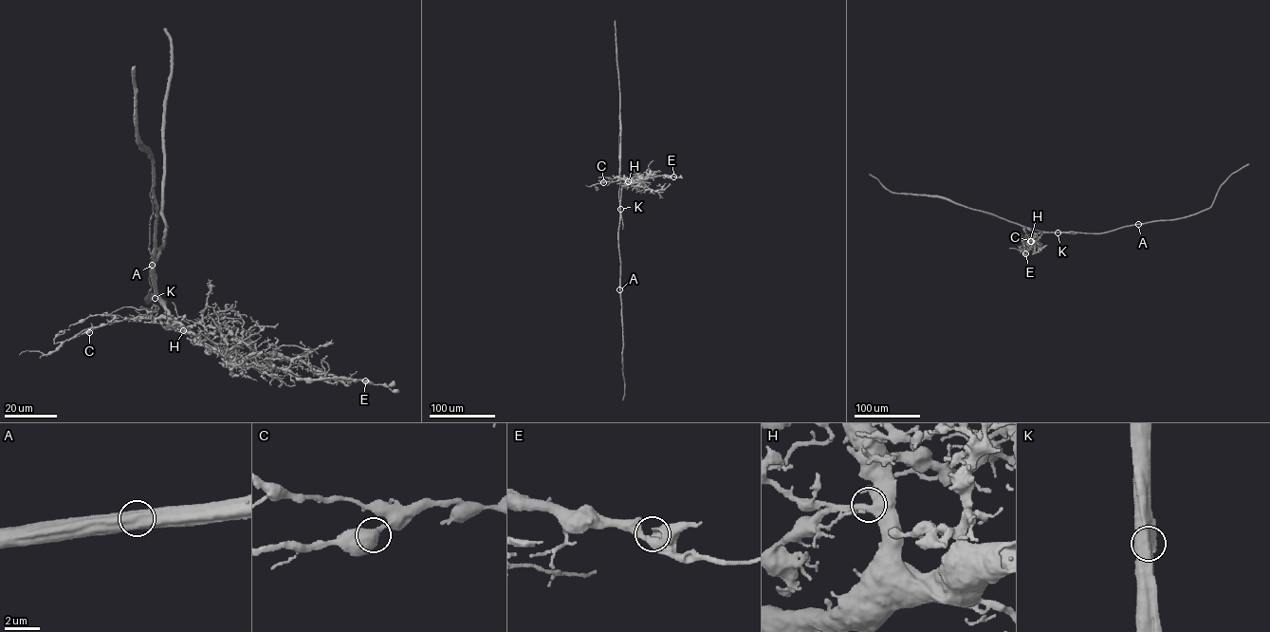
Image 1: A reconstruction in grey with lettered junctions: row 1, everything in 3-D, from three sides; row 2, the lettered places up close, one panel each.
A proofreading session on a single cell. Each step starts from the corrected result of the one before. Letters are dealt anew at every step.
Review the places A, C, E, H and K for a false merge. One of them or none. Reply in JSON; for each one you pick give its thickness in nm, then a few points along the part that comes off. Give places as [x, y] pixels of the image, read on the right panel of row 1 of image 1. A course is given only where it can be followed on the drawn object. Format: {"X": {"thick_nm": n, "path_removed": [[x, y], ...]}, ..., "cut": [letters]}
{"K": {"thick_nm": 600, "path_removed": [[1058, 232], [1032, 229], [943, 196], [892, 192], [870, 174]]}, "cut": ["K"]}

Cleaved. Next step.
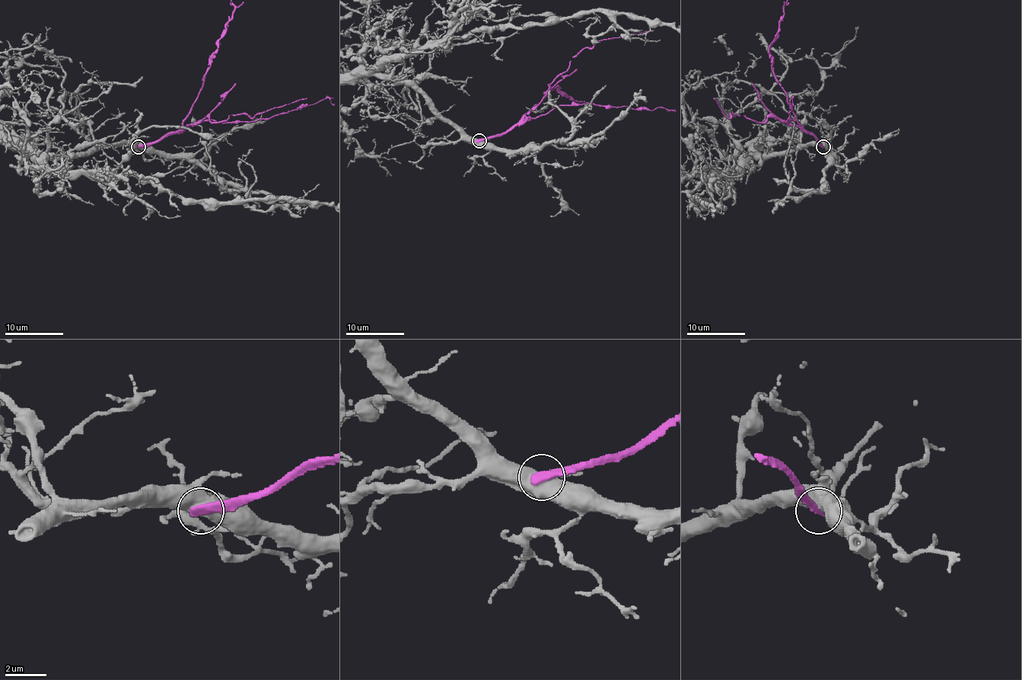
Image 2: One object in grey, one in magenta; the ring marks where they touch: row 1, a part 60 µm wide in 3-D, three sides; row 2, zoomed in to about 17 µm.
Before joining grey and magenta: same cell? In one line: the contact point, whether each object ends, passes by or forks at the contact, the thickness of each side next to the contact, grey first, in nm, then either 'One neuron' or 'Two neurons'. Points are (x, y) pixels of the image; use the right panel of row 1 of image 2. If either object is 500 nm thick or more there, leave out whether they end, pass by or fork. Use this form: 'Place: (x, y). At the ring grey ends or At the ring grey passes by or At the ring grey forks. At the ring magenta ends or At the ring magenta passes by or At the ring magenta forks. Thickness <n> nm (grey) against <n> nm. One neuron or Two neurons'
Place: (823, 147). Thickness 750 nm (grey) against 440 nm. Two neurons

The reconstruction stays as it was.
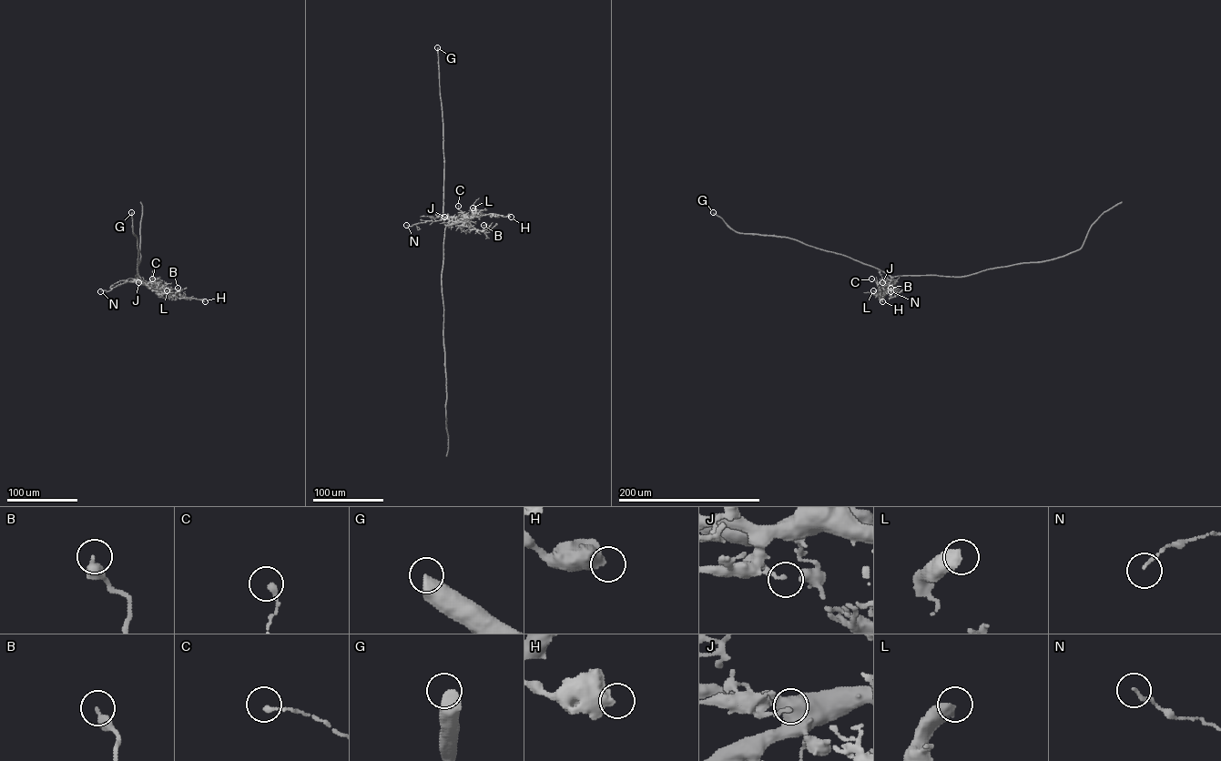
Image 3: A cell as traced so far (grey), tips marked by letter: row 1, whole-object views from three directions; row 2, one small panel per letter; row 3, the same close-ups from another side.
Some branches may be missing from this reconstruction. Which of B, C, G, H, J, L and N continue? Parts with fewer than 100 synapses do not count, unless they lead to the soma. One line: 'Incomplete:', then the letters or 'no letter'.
Incomplete: G

